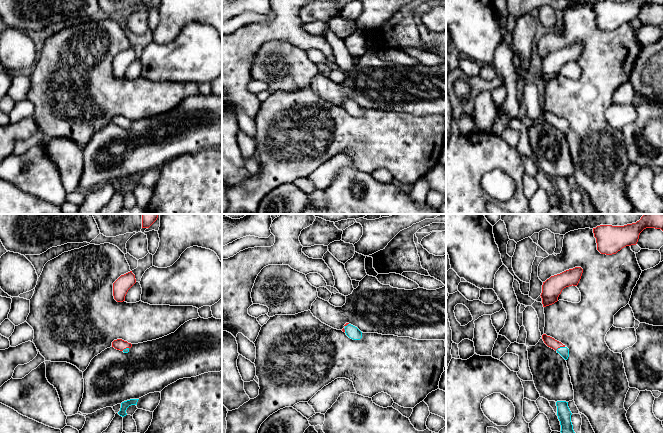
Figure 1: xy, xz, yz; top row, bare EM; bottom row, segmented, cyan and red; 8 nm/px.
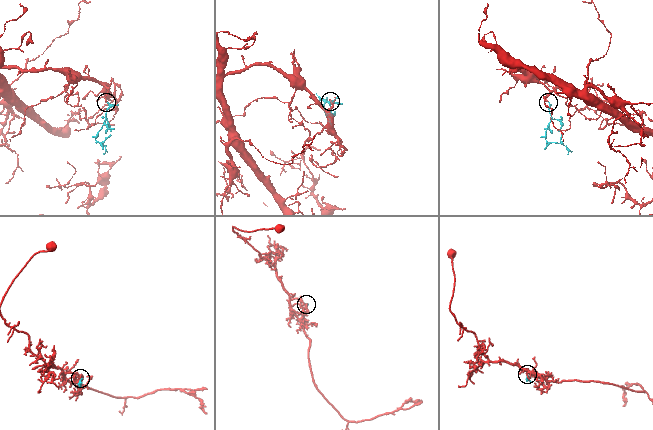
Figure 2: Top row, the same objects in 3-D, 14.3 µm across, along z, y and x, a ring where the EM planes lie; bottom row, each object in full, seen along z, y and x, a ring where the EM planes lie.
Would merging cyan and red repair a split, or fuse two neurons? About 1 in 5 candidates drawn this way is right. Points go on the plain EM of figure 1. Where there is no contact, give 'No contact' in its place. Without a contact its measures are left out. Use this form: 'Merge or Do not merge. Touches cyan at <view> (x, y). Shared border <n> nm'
Merge. Touches cyan at yz (560, 123). Shared border 90 nm

